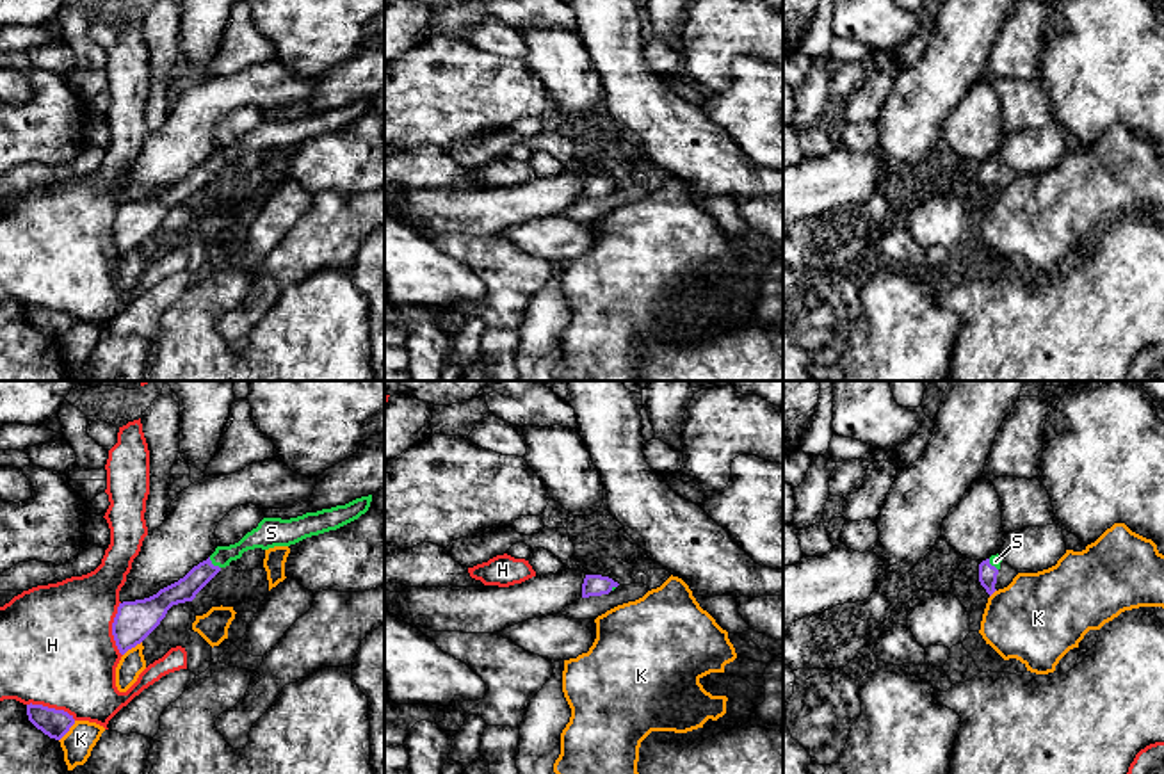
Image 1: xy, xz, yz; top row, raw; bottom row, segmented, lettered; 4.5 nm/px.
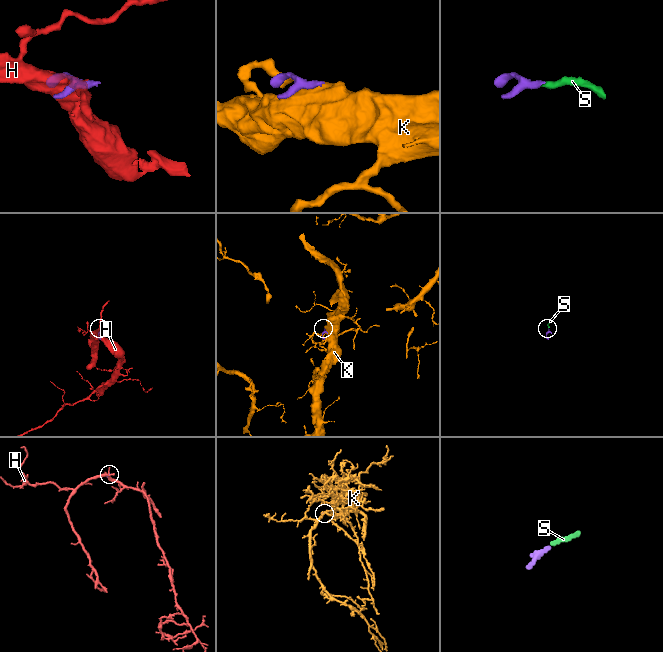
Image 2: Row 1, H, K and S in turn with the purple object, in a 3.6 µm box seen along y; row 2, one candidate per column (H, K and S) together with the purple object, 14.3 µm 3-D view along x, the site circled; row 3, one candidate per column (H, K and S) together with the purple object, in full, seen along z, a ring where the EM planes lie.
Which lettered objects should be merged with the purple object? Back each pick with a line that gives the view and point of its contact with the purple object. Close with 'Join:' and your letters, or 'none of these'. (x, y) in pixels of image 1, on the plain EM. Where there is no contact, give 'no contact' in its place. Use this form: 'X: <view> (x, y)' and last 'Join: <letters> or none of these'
S: xy (212, 166)
Join: S

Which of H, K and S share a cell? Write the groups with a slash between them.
H / K / S

